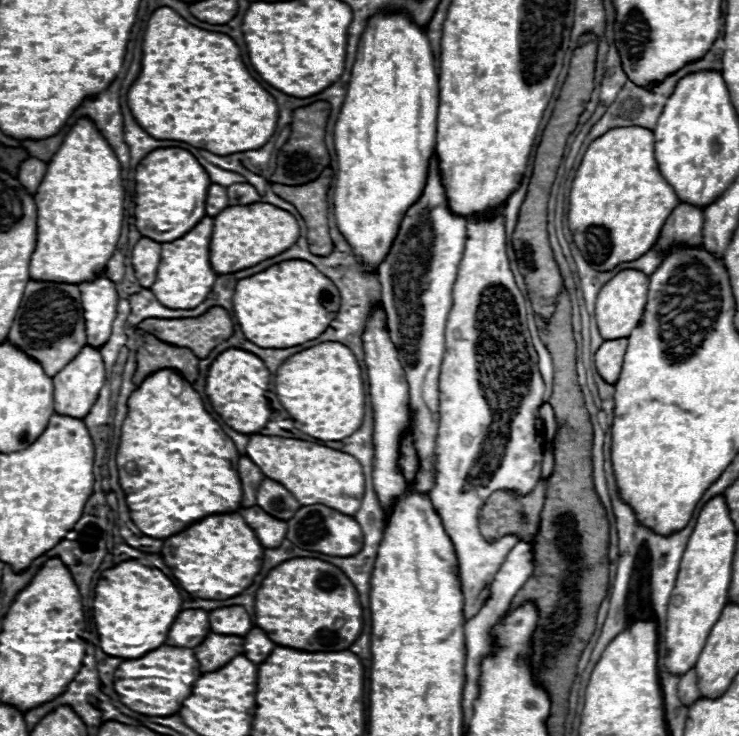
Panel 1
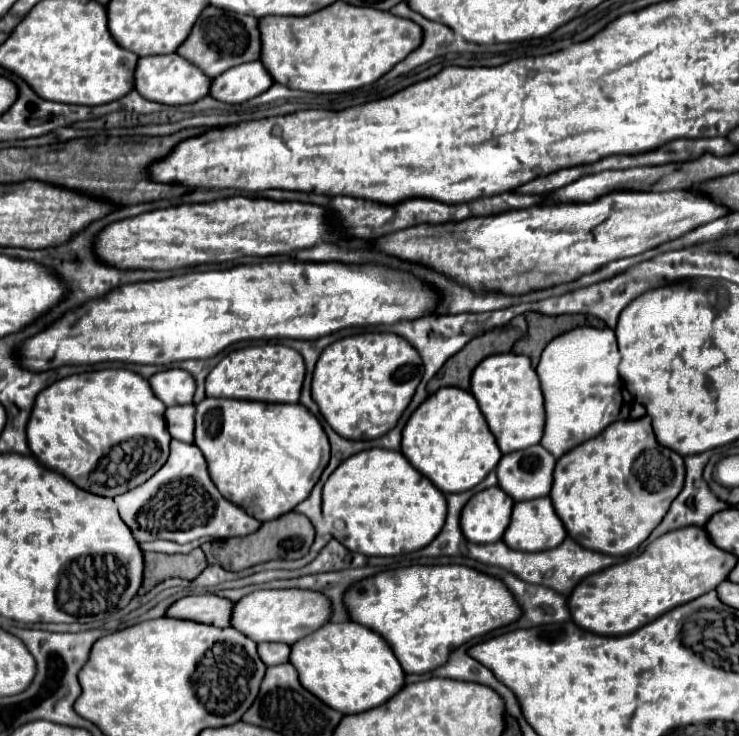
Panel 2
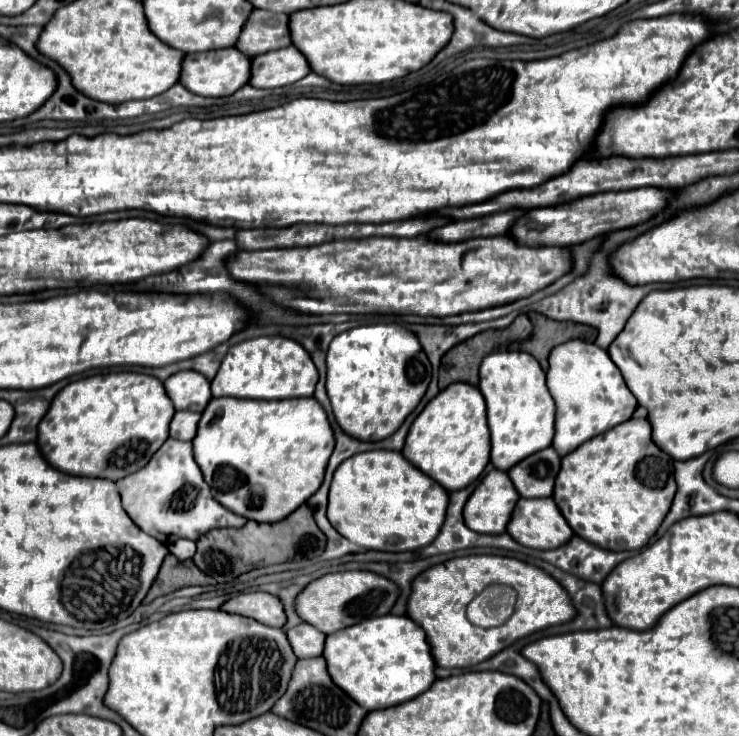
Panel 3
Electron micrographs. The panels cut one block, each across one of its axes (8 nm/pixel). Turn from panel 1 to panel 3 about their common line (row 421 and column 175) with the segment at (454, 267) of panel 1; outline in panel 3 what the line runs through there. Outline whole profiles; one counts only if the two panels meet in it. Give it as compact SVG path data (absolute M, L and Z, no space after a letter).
M176 412L170 422L170 438L176 440L192 440L196 436L200 414L196 412Z

